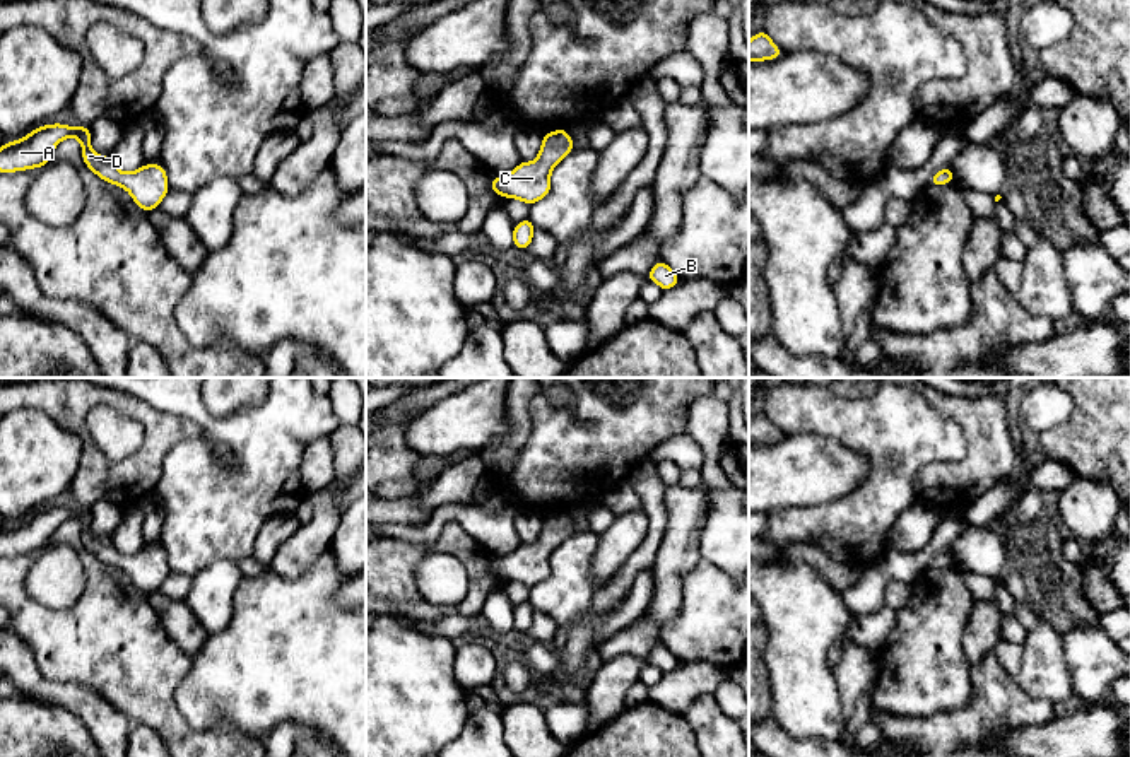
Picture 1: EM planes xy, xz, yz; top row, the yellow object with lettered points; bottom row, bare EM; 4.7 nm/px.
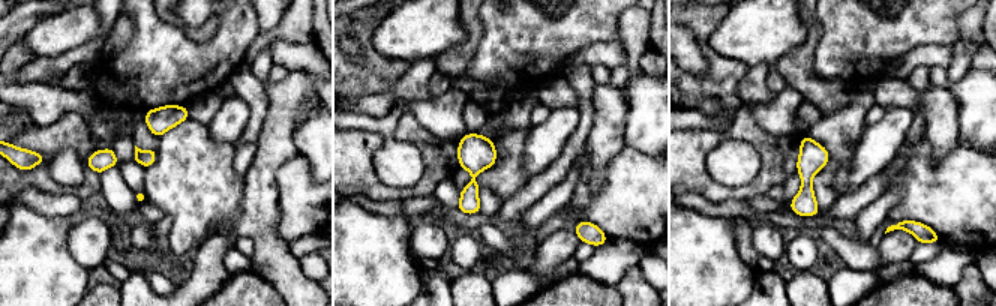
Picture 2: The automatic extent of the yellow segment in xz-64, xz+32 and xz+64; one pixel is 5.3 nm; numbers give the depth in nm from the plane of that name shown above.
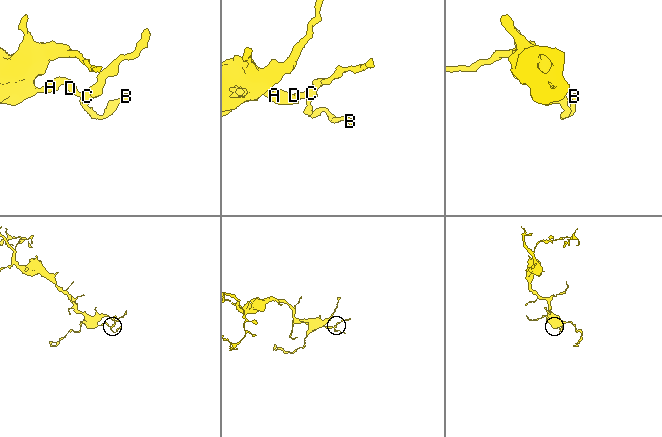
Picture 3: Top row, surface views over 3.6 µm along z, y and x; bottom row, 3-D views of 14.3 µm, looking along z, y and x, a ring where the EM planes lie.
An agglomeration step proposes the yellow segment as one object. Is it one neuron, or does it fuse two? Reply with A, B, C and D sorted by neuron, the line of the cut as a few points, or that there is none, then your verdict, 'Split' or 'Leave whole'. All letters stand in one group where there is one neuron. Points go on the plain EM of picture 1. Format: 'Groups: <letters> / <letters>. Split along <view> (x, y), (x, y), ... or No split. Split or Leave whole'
Groups: A B C D. No split. Leave whole

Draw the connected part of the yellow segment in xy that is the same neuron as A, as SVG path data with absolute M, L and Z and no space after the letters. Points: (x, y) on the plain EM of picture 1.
M43 508L29 518L5 525L0 530L0 555L44 550L53 531L65 521L77 519L82 530L85 549L106 566L125 571L133 584L145 595L159 591L168 578L168 557L161 547L144 547L133 555L121 555L111 538L97 538L91 531L91 513L87 508L74 511L70 508Z

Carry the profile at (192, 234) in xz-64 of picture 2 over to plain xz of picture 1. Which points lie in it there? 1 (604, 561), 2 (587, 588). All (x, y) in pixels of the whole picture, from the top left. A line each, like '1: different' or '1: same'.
1: different
2: same

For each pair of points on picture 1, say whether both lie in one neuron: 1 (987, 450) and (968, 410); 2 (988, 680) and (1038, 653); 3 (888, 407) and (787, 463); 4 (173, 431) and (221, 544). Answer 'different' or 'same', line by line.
1: same
2: different
3: different
4: different

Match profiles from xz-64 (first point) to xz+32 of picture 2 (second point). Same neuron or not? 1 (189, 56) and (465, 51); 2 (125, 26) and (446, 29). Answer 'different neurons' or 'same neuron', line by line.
1: different neurons
2: different neurons

